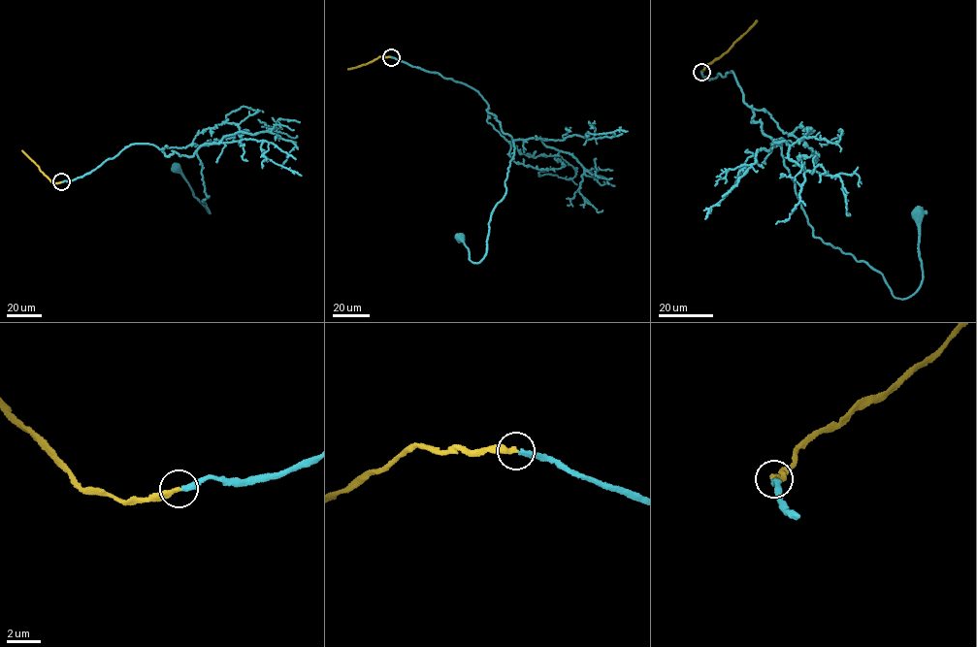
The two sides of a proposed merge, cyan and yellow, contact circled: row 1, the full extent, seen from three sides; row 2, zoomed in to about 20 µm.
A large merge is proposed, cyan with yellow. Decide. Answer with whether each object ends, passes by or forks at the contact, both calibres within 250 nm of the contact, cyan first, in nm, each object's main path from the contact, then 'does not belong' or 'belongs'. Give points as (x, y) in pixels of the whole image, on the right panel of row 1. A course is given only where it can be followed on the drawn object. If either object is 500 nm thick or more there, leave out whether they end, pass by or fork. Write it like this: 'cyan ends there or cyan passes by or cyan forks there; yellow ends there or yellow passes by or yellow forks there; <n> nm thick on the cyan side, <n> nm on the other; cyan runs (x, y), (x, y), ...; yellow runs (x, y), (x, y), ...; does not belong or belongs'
cyan ends there; yellow ends there; 260 nm thick on the cyan side, 320 nm on the other; cyan runs (701, 72), (732, 72), (751, 121), (780, 147), (814, 237), (866, 262), (901, 299), (923, 274), (915, 212); yellow runs (701, 72), (757, 20); belongs

